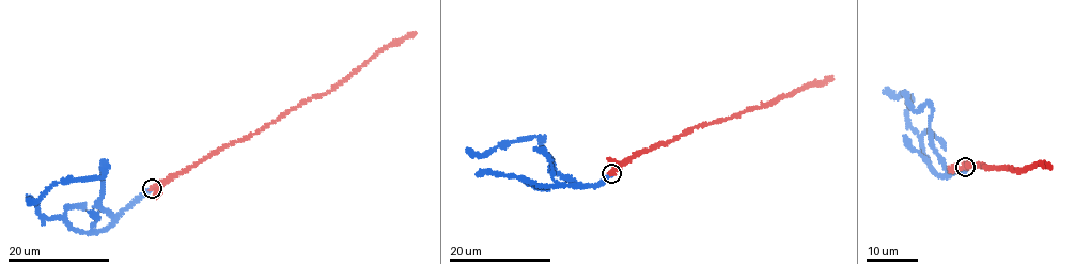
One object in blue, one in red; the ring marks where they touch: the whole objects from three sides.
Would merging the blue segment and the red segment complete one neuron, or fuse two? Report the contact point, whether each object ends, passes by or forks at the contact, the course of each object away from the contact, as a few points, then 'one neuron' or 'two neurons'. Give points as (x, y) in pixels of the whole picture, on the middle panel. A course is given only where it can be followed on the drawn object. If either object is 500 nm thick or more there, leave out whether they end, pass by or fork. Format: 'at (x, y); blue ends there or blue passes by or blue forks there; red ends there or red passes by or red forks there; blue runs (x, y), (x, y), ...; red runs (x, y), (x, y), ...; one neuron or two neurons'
at (611, 173); blue ends there; red ends there; blue runs (611, 173), (596, 185), (579, 185), (555, 169), (538, 136), (499, 144), (481, 156), (467, 150); red runs (611, 173), (635, 156), (696, 128), (826, 82), (831, 75); one neuron

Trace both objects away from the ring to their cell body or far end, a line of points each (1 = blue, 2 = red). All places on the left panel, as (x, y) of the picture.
1: (152, 188), (114, 215), (99, 205), (103, 162), (100, 177), (56, 183), (27, 204)
2: (152, 188), (223, 146), (255, 134), (306, 101), (331, 91), (387, 46), (416, 33)

